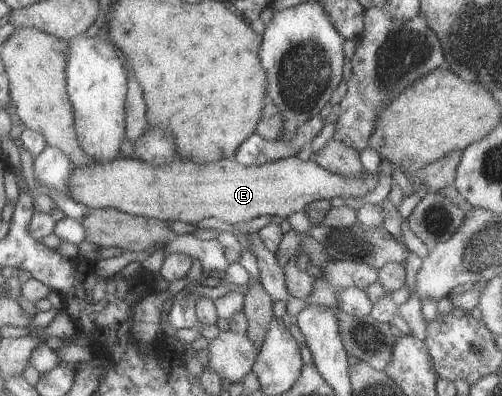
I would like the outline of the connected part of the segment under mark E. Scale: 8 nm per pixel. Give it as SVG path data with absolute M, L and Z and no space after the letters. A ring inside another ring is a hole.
M297 155L259 166L245 166L234 158L224 158L214 163L196 163L189 159L173 159L163 166L151 164L149 161L137 158L119 157L110 163L91 163L84 167L74 167L73 175L69 177L68 187L72 191L69 196L78 203L83 203L91 209L115 207L132 215L143 215L170 222L180 220L190 225L199 224L203 218L213 216L233 224L249 221L257 216L280 216L286 219L290 214L302 211L306 204L319 199L328 200L333 197L360 199L377 186L379 170L374 173L365 171L357 176L341 176L332 173L313 161L302 161Z

